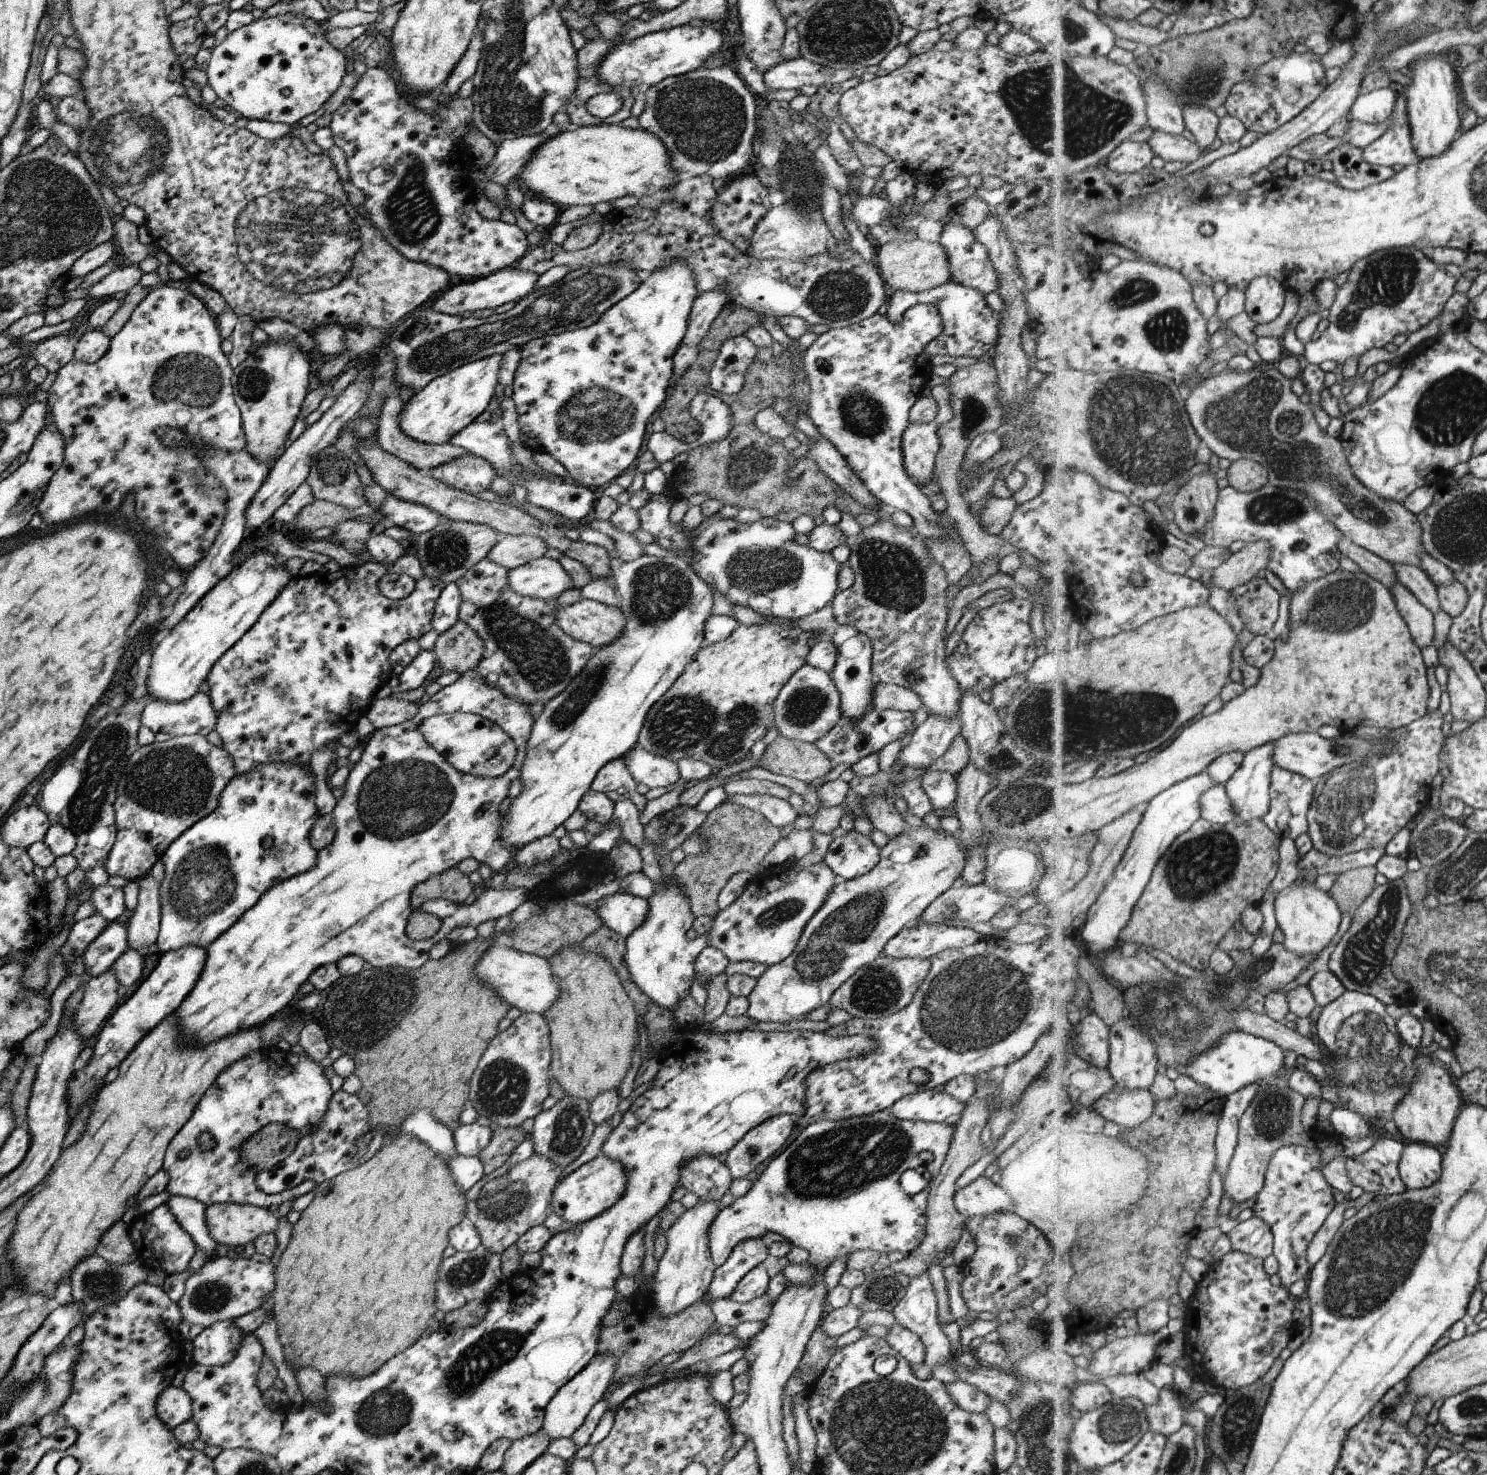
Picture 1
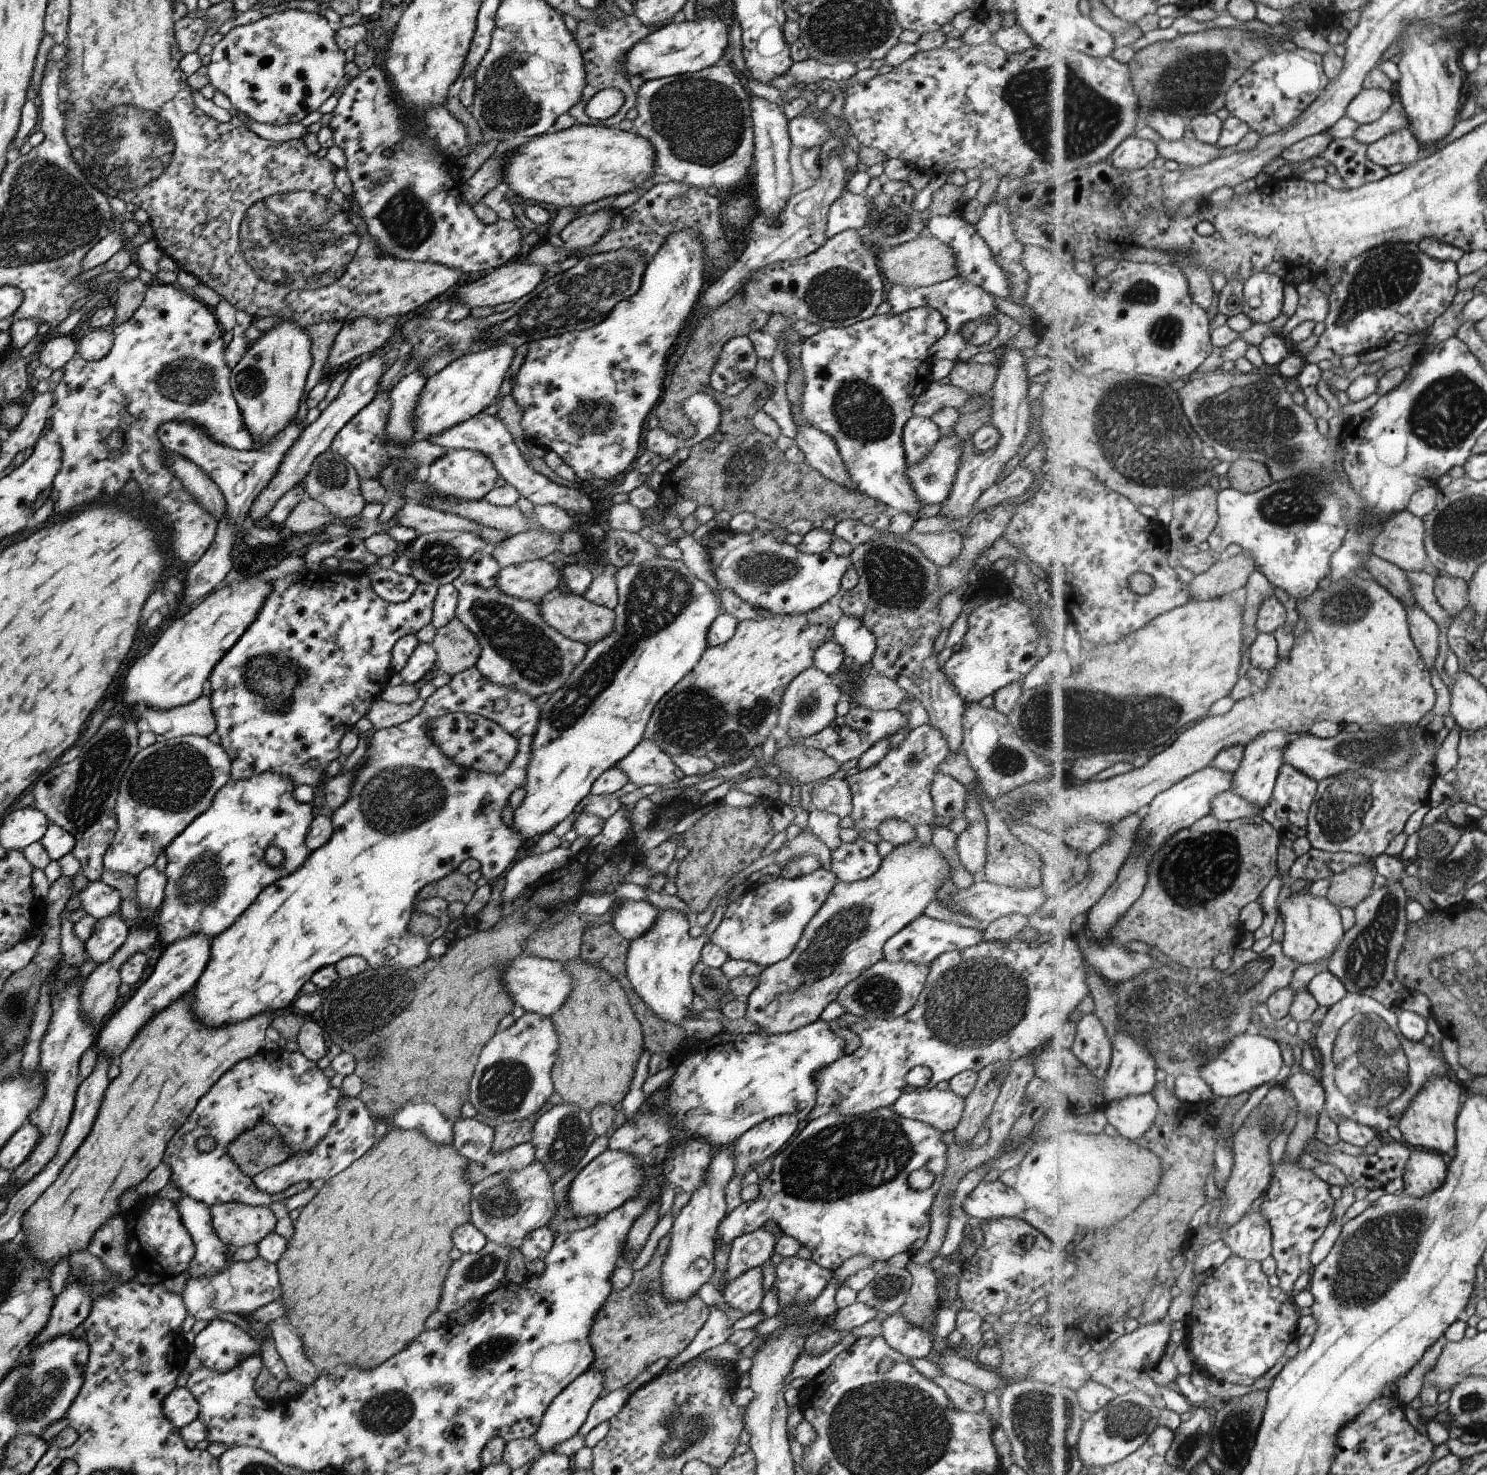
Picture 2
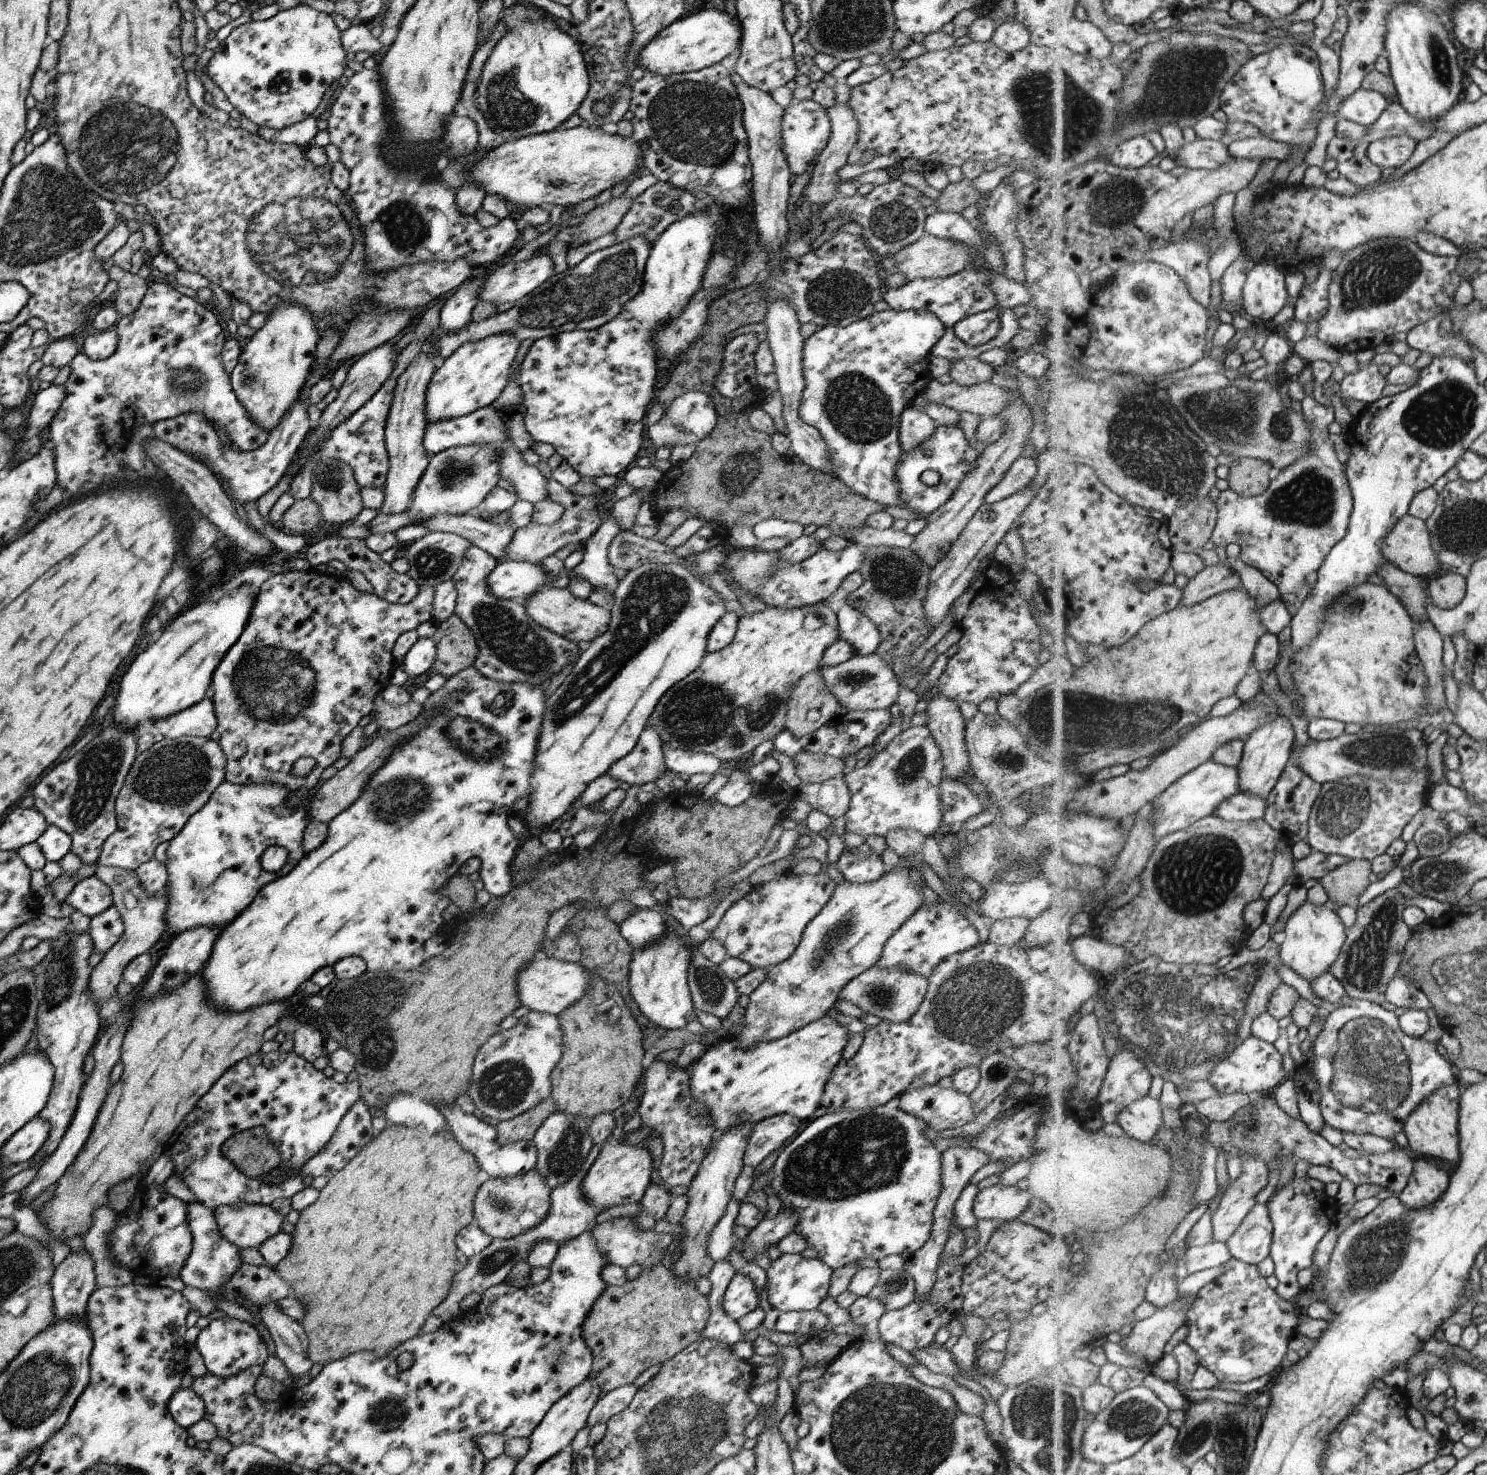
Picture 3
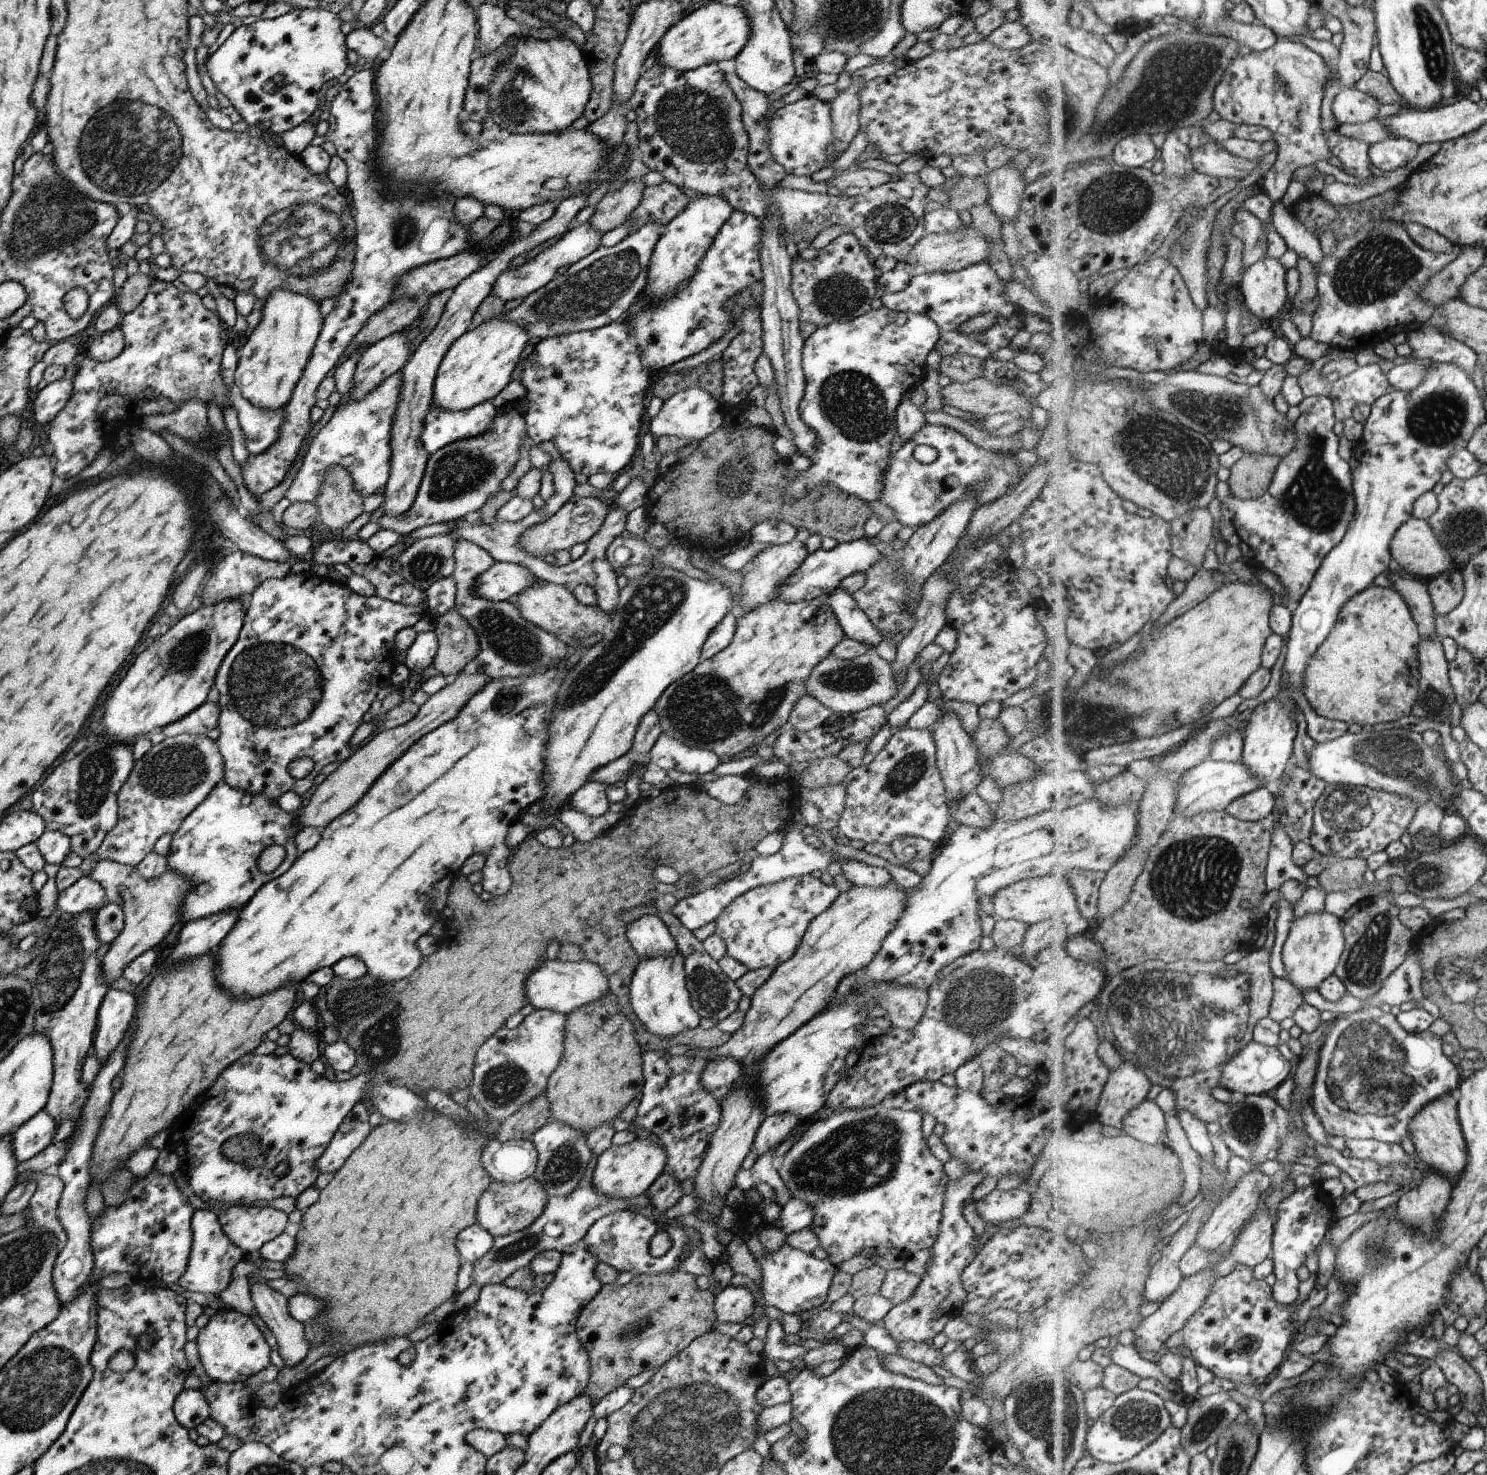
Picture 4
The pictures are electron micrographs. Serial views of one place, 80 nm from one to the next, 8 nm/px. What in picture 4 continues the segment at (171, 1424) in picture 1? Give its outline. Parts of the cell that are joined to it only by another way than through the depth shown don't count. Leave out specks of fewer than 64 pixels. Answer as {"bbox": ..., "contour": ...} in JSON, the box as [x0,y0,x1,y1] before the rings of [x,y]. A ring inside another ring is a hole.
{"bbox":[173,1389,209,1429],"contour":[[[183,1389],[173,1399],[175,1420],[186,1429],[195,1428],[209,1414],[209,1405],[199,1389]]]}

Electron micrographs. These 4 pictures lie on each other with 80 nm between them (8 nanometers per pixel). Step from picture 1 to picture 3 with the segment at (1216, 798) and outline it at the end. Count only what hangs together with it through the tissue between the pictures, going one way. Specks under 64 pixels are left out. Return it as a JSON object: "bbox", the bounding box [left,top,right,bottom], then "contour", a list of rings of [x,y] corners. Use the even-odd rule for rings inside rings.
{"bbox":[1214,791,1267,822],"contour":[[[1241,791],[1224,800],[1214,814],[1226,821],[1247,822],[1263,819],[1267,809],[1267,799]]]}

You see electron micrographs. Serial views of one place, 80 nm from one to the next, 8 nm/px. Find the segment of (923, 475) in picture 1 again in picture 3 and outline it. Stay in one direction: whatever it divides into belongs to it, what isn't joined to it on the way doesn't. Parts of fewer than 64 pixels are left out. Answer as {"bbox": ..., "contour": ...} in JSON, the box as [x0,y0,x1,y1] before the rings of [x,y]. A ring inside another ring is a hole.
{"bbox":[898,405,937,453],"contour":[[[912,405],[902,410],[898,421],[898,441],[903,453],[911,452],[918,447],[937,428],[935,421]]]}

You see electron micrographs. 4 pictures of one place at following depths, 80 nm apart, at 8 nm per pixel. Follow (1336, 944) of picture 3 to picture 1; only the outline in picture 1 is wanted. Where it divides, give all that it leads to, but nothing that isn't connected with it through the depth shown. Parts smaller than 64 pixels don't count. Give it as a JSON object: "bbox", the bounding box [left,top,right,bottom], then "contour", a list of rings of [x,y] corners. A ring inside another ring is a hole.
{"bbox":[1274,877,1341,955],"contour":[[[1299,877],[1293,881],[1287,890],[1276,892],[1274,910],[1277,924],[1284,933],[1284,945],[1291,951],[1306,955],[1318,955],[1325,946],[1331,944],[1341,926],[1341,910],[1336,898],[1317,884],[1317,879]]]}

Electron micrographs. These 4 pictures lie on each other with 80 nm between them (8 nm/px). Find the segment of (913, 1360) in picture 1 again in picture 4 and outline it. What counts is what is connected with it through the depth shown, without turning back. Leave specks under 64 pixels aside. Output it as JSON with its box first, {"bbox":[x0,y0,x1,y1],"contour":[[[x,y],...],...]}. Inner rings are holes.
{"bbox":[879,1171,986,1342],"contour":[[[969,1171],[958,1181],[949,1181],[944,1192],[944,1201],[941,1209],[941,1218],[938,1224],[938,1233],[932,1244],[932,1259],[925,1274],[920,1278],[915,1290],[907,1300],[893,1305],[879,1325],[885,1328],[887,1334],[896,1342],[913,1341],[931,1342],[935,1334],[942,1331],[947,1320],[958,1316],[965,1300],[965,1291],[961,1286],[960,1274],[974,1254],[982,1246],[979,1238],[961,1215],[963,1201],[971,1197],[970,1193],[986,1176],[981,1171]]]}

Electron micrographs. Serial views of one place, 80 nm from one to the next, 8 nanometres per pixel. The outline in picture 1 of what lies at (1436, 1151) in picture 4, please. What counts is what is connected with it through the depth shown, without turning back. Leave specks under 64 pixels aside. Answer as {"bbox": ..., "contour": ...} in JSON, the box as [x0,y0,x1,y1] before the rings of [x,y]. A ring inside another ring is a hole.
{"bbox":[1393,1060,1465,1145],"contour":[[[1427,1060],[1428,1065],[1423,1066],[1421,1072],[1416,1074],[1415,1082],[1411,1085],[1410,1091],[1404,1096],[1404,1100],[1397,1105],[1396,1112],[1393,1116],[1393,1121],[1397,1130],[1407,1141],[1417,1141],[1431,1143],[1432,1145],[1448,1145],[1448,1138],[1453,1132],[1456,1118],[1462,1111],[1461,1106],[1465,1105],[1465,1100],[1462,1097],[1460,1088],[1457,1084],[1457,1079],[1453,1076],[1447,1066],[1443,1063]]]}

